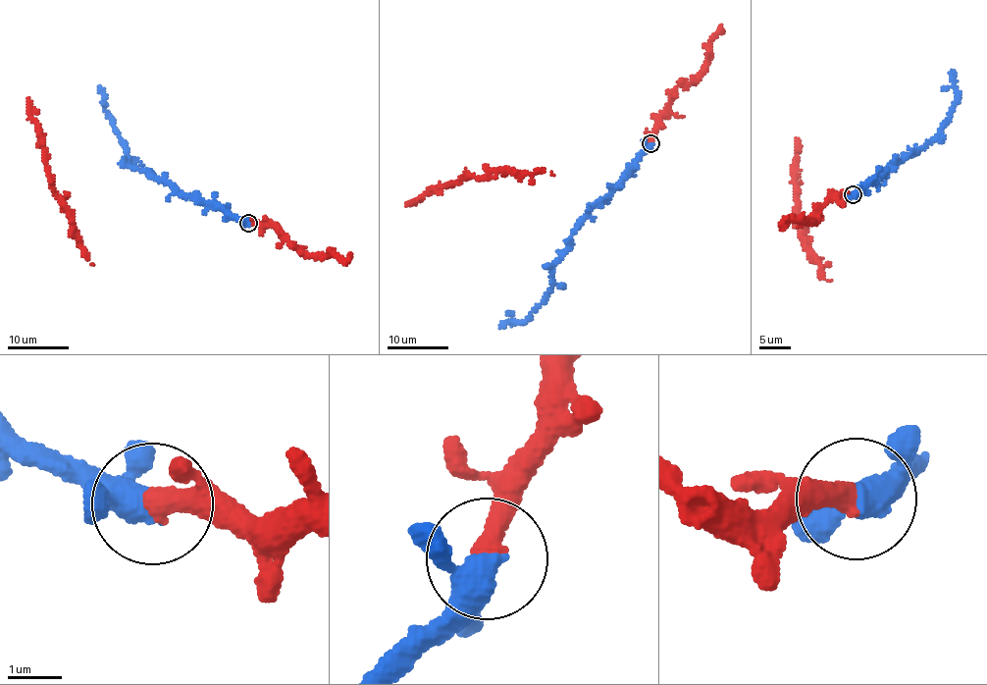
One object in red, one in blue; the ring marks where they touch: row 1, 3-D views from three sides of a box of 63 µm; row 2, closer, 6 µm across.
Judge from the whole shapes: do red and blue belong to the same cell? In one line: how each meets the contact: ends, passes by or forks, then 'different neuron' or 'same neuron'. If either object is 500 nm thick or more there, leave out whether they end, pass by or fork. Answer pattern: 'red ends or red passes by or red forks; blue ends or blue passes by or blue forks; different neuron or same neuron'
red ends; blue forks; same neuron

